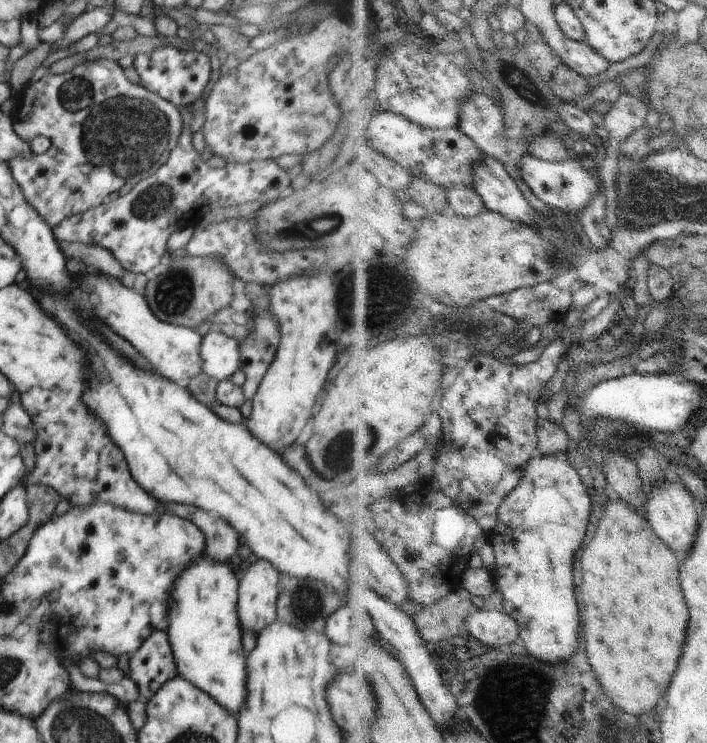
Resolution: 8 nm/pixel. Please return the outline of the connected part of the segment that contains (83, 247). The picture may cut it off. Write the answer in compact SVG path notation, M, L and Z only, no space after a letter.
M58 241L58 244L66 257L79 259L86 266L97 268L115 279L121 280L121 276L127 273L125 268L116 260L116 257L101 246L66 241Z

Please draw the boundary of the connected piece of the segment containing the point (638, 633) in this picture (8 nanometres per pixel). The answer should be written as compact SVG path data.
M614 500L608 504L604 518L602 518L600 529L590 546L583 552L581 556L581 564L583 567L584 584L582 585L582 596L586 602L586 626L588 626L588 650L590 650L590 662L594 664L594 668L598 670L598 676L604 684L604 688L608 690L608 694L612 696L612 700L622 706L628 712L634 714L644 714L644 712L652 712L660 700L664 698L664 694L668 692L676 670L680 666L680 658L684 654L684 644L688 638L688 626L690 626L690 608L688 608L688 600L684 596L684 588L682 588L682 574L680 574L679 554L674 552L674 549L654 530L654 526L650 523L646 513L640 514L638 509L630 506L630 503L624 500Z

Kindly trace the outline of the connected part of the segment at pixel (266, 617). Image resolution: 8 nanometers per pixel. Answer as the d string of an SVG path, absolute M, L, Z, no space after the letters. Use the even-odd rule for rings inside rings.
M264 560L254 562L240 580L238 620L245 632L258 636L277 618L278 572Z

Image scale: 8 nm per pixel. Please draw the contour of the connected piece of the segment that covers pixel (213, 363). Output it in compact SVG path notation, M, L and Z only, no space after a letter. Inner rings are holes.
M210 330L199 346L201 370L218 382L231 378L241 364L239 342L220 330Z

